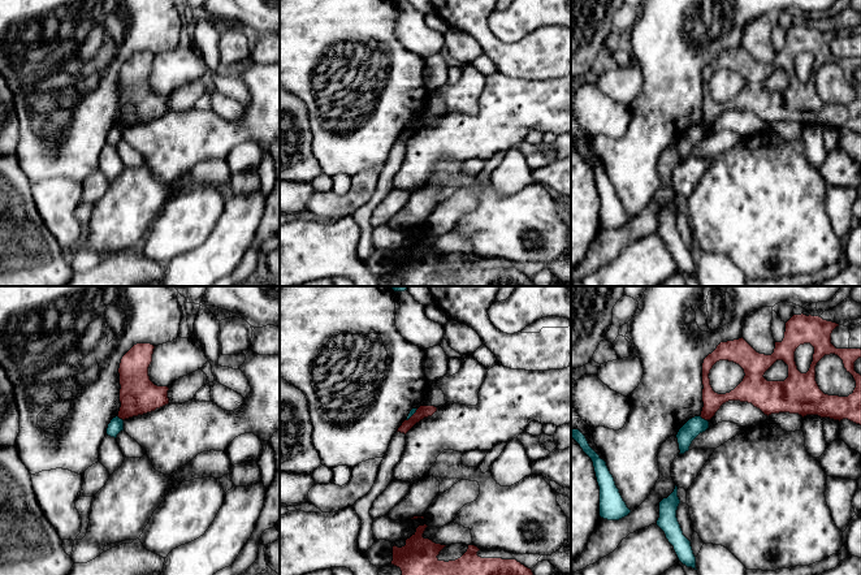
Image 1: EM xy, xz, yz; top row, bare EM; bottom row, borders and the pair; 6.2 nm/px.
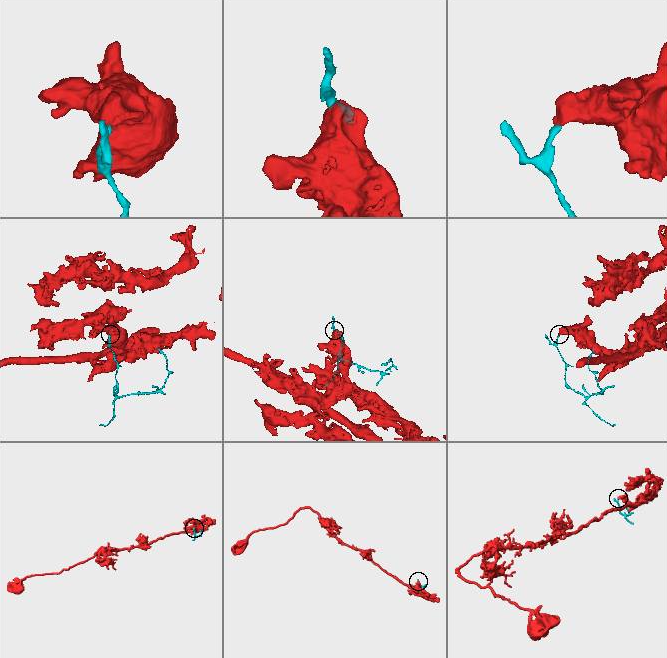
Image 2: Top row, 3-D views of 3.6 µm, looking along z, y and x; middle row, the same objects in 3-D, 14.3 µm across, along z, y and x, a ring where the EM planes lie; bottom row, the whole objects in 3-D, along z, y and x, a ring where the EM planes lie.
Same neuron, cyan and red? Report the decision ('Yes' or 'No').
No

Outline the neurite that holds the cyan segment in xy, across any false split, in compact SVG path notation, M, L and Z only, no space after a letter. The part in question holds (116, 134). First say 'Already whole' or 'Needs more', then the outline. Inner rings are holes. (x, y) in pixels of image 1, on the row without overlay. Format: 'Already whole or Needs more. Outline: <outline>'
Already whole. Outline: M116 125L108 133L107 143L116 147L121 139L124 139L124 129Z

